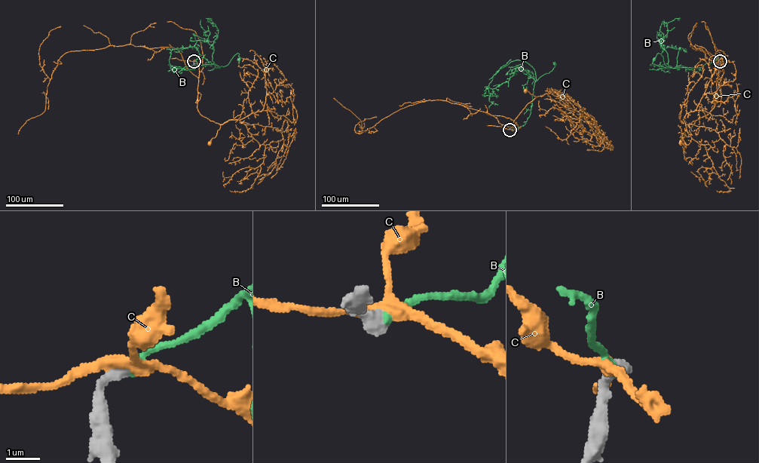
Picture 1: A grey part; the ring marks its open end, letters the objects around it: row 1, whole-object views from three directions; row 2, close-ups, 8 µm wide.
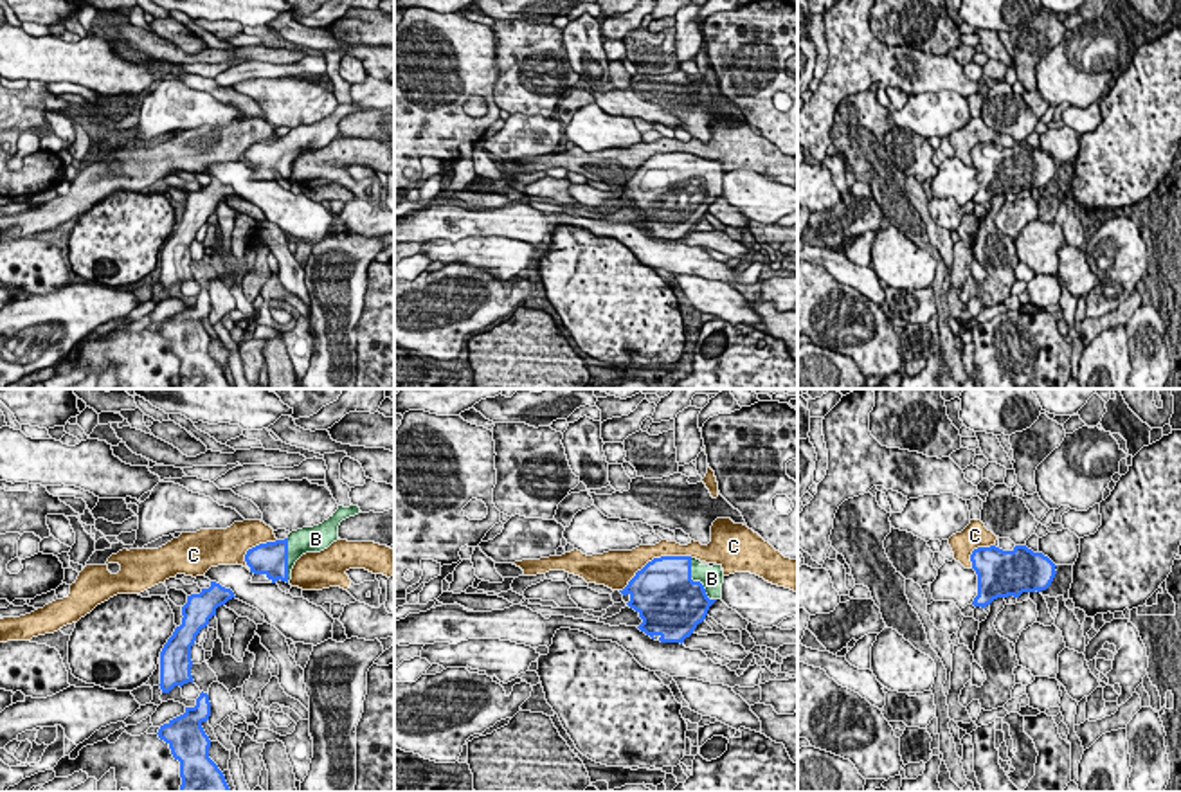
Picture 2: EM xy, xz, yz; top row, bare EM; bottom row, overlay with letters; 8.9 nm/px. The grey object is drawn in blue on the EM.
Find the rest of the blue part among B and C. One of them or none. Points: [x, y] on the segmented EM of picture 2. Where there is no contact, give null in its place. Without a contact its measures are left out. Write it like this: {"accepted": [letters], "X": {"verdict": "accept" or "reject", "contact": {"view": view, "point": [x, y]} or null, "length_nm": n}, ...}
{"accepted": ["B"], "B": {"verdict": "accept", "contact": {"view": "xz", "point": [697, 582]}, "length_nm": 440}, "C": {"verdict": "reject", "contact": {"view": "xz", "point": [654, 558]}, "length_nm": 700}}

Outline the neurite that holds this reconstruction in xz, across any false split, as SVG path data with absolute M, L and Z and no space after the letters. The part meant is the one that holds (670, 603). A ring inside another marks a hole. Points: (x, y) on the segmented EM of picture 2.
M661 556L648 562L619 590L643 623L641 632L661 643L684 643L709 607L722 599L722 565L709 567L691 556Z

